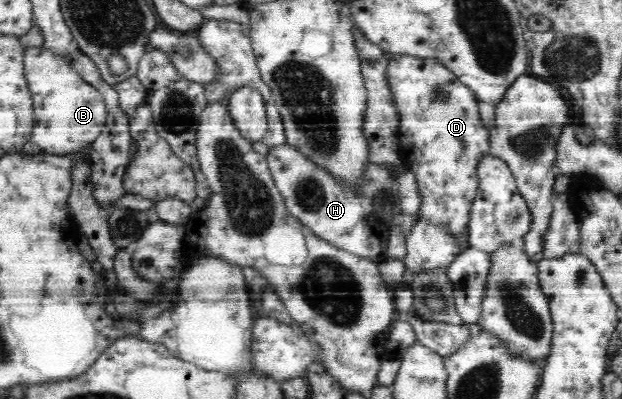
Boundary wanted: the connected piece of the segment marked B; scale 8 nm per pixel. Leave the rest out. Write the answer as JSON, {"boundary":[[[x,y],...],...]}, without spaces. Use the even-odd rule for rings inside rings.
{"boundary":[[[23,45],[23,73],[25,76],[25,80],[27,83],[28,91],[30,92],[32,102],[33,102],[33,120],[34,127],[32,129],[32,139],[37,146],[41,147],[42,151],[49,153],[50,155],[59,155],[66,156],[70,152],[81,150],[82,148],[89,147],[97,136],[105,129],[106,126],[106,118],[108,112],[106,111],[105,101],[103,98],[103,94],[99,92],[93,85],[85,82],[81,74],[71,65],[71,62],[64,56],[59,55],[56,49],[51,49],[49,47],[45,47],[42,45]]]}

